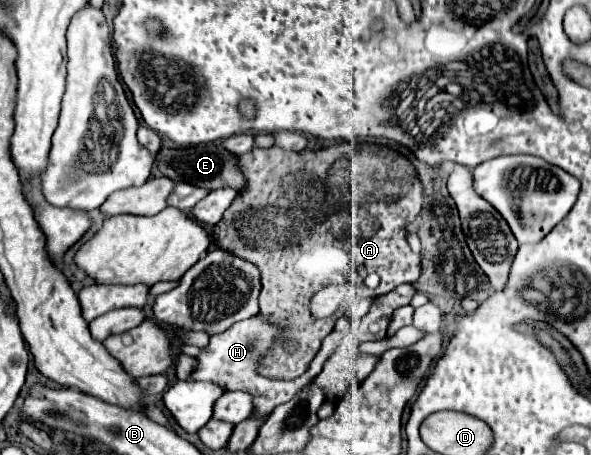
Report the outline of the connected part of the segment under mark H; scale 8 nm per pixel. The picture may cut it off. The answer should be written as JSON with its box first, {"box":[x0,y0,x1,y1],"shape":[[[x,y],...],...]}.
{"box":[189,315,325,417],"shape":[[[255,315],[247,321],[239,321],[235,323],[231,329],[227,329],[225,333],[219,333],[215,337],[209,339],[209,345],[197,355],[197,365],[191,373],[189,379],[195,381],[209,381],[215,383],[223,389],[239,389],[239,391],[247,391],[253,397],[253,415],[255,417],[267,417],[277,405],[287,403],[289,399],[293,399],[299,391],[303,391],[307,387],[307,383],[311,383],[317,373],[321,371],[323,363],[325,363],[325,355],[317,355],[315,361],[309,365],[309,369],[293,379],[293,381],[279,381],[279,379],[267,379],[263,375],[257,373],[259,367],[259,355],[263,355],[267,351],[267,345],[273,345],[273,339],[277,337],[281,329],[275,325],[269,325],[263,317]]]}

